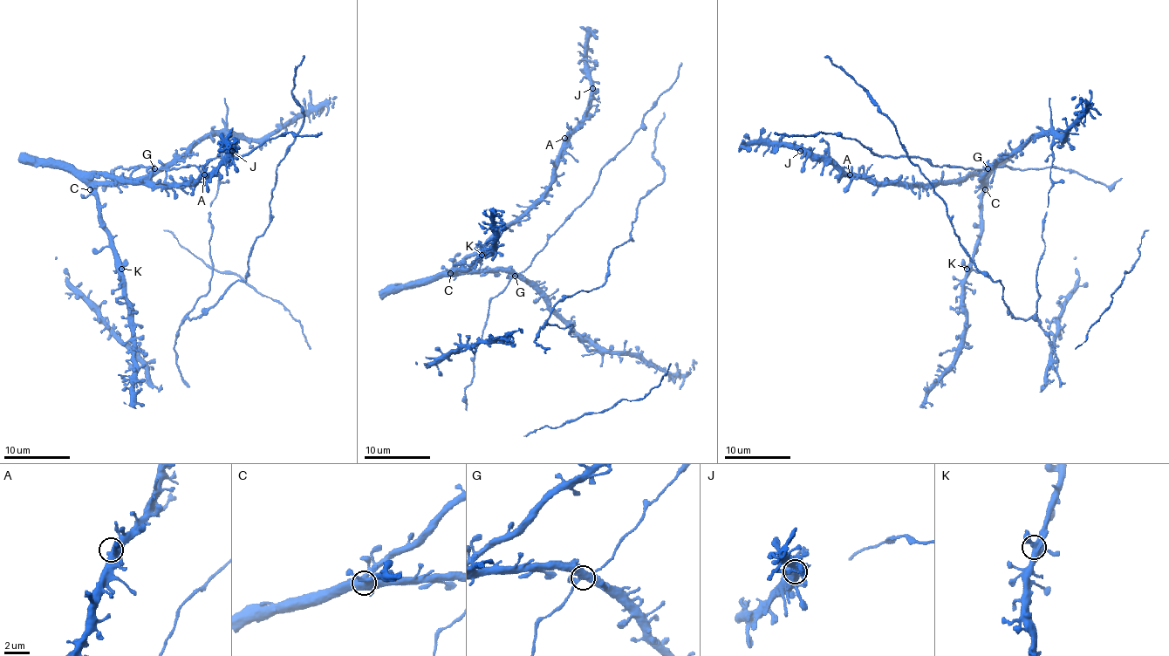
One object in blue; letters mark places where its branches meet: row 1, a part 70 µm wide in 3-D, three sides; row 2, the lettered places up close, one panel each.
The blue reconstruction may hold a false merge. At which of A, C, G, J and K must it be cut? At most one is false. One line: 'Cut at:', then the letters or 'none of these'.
Cut at: none of these

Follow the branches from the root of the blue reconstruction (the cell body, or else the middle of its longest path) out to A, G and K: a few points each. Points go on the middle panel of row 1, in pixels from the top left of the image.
A: (581, 340), (585, 338), (518, 277), (503, 271), (450, 271), (509, 227), (544, 192), (564, 138)
G: (581, 340), (585, 338), (531, 286), (515, 276)
K: (581, 340), (585, 338), (531, 286), (518, 277), (503, 271), (457, 271), (465, 269), (481, 255)

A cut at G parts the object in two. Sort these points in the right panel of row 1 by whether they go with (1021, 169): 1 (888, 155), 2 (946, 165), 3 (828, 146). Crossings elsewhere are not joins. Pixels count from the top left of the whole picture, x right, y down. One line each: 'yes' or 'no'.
1: yes
2: yes
3: no

